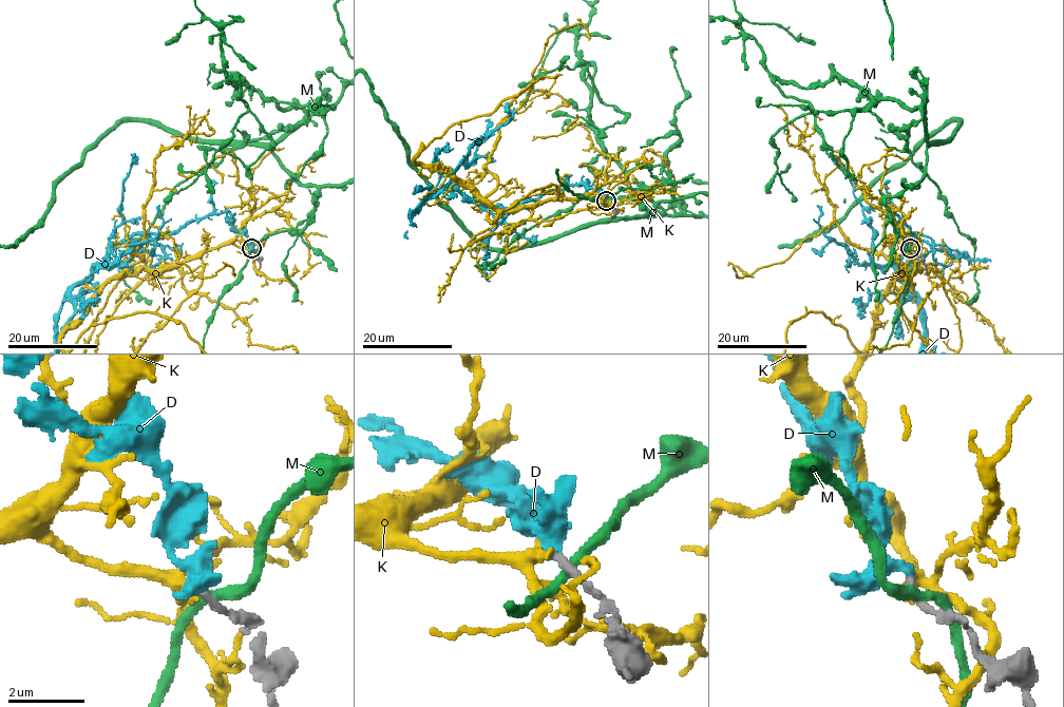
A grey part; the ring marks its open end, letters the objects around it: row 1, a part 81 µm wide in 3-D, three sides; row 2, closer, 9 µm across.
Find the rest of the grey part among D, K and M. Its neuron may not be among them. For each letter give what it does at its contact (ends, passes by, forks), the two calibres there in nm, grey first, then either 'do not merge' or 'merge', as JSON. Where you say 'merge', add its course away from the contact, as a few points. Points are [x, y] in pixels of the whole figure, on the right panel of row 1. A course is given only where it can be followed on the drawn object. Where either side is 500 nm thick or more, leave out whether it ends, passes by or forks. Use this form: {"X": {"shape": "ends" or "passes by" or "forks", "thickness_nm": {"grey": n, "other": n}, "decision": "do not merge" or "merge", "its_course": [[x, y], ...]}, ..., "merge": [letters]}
{"D": {"shape": "passes by", "thickness_nm": {"grey": 200, "other": 360}, "decision": "merge"}, "K": {"shape": "forks", "thickness_nm": {"grey": 220, "other": 240}, "decision": "do not merge"}, "M": {"shape": "passes by", "thickness_nm": {"grey": 240, "other": 260}, "decision": "do not merge"}, "merge": ["D"]}

